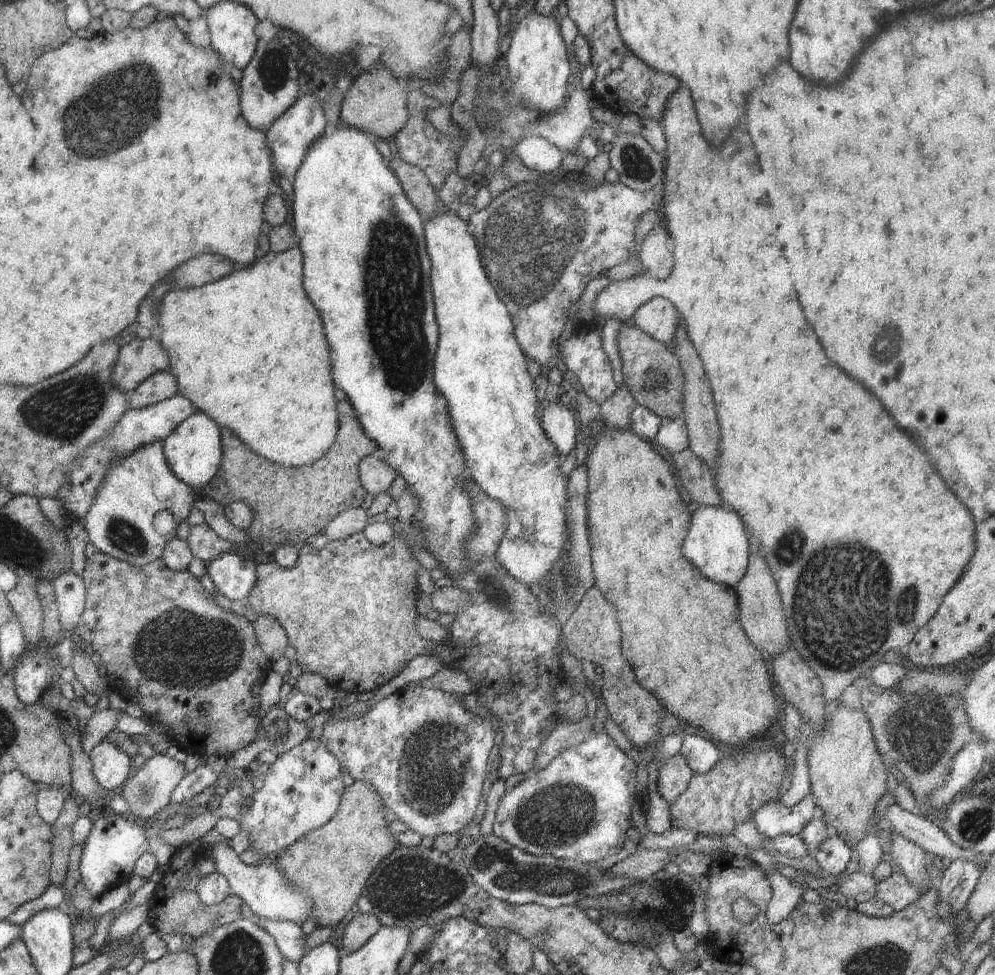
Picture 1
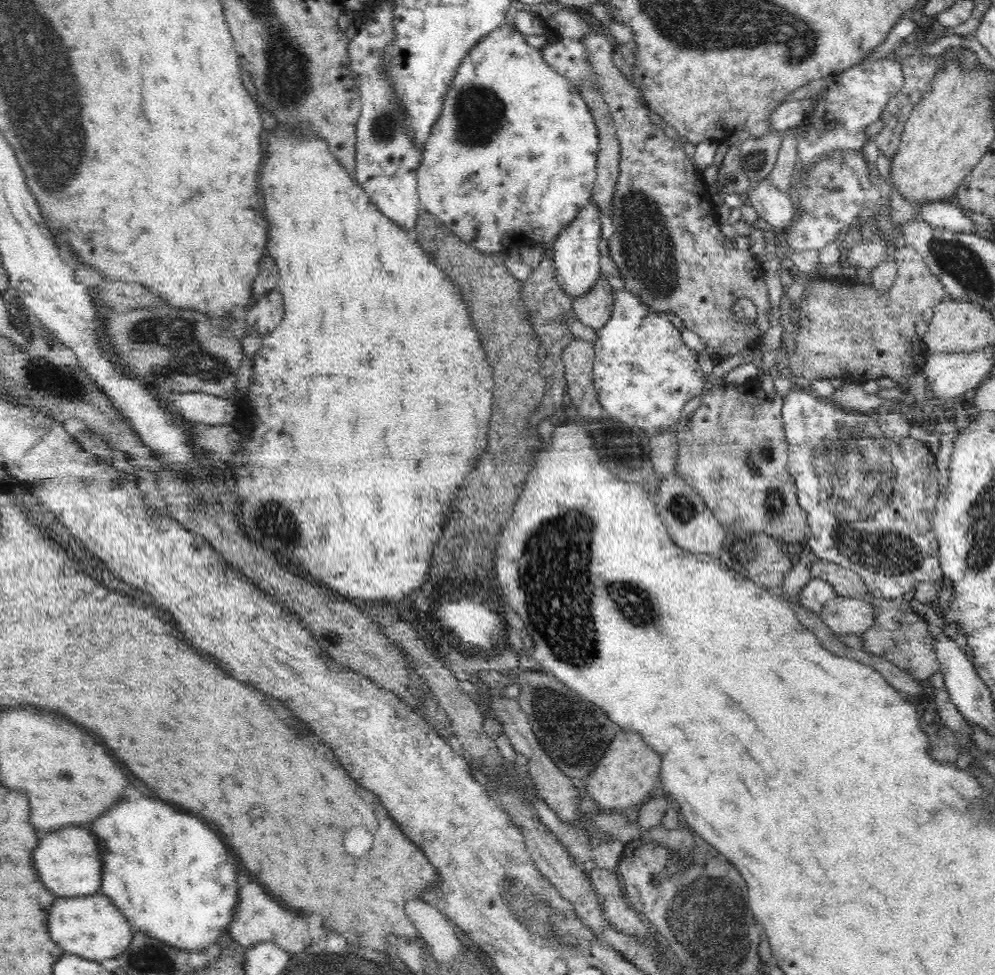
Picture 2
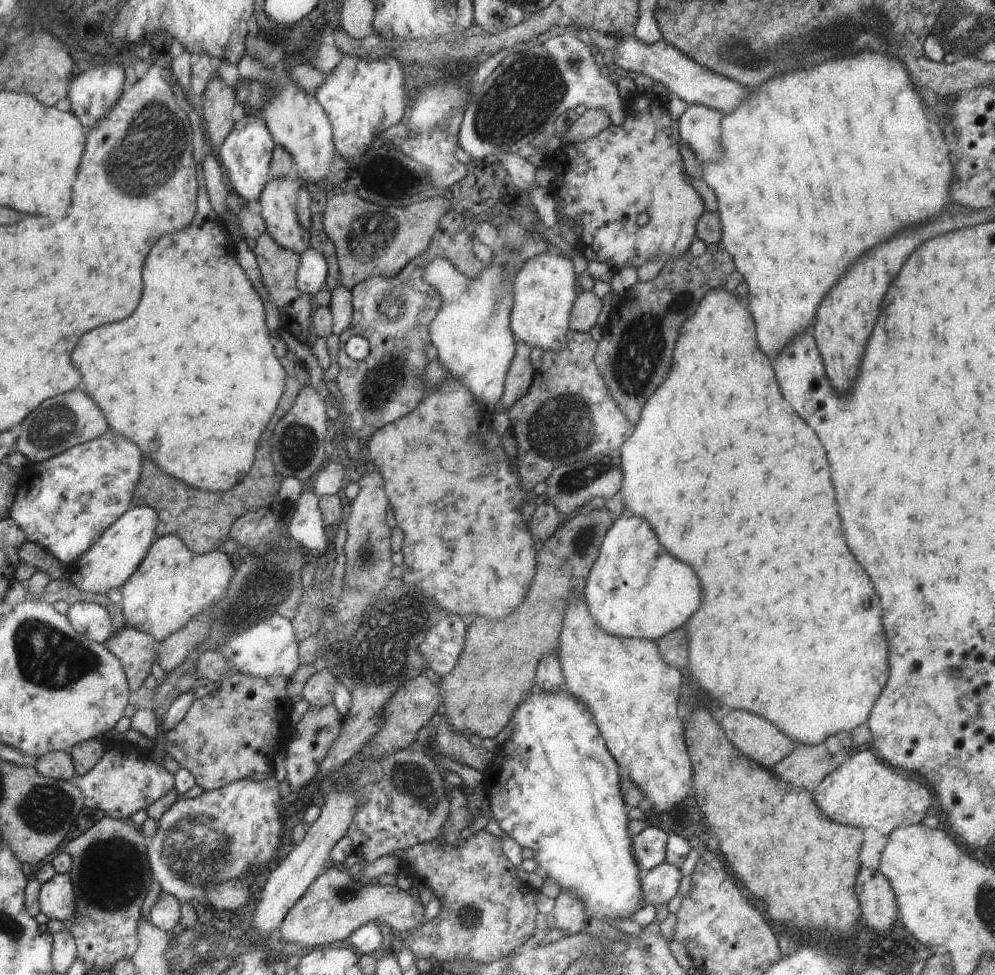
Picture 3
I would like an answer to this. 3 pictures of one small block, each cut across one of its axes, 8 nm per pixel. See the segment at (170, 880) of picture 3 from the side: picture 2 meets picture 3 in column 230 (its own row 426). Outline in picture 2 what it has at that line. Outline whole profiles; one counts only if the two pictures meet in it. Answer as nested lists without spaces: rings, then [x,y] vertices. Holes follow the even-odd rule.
[[[794,387],[783,398],[782,418],[785,427],[785,439],[787,440],[788,464],[790,474],[793,476],[797,486],[797,497],[800,506],[805,510],[808,516],[809,532],[808,547],[812,549],[814,555],[819,560],[826,560],[828,563],[835,563],[844,568],[853,570],[862,578],[867,585],[869,598],[899,598],[906,593],[914,592],[920,582],[940,582],[944,579],[943,572],[939,562],[939,545],[933,532],[932,516],[934,516],[934,508],[936,508],[936,500],[938,500],[938,482],[936,482],[936,464],[934,464],[934,454],[926,450],[926,445],[922,446],[916,438],[905,438],[900,445],[894,441],[888,440],[881,431],[880,424],[871,414],[860,414],[860,412],[850,412],[839,409],[833,402],[824,403],[816,399],[814,393],[806,389]]]

